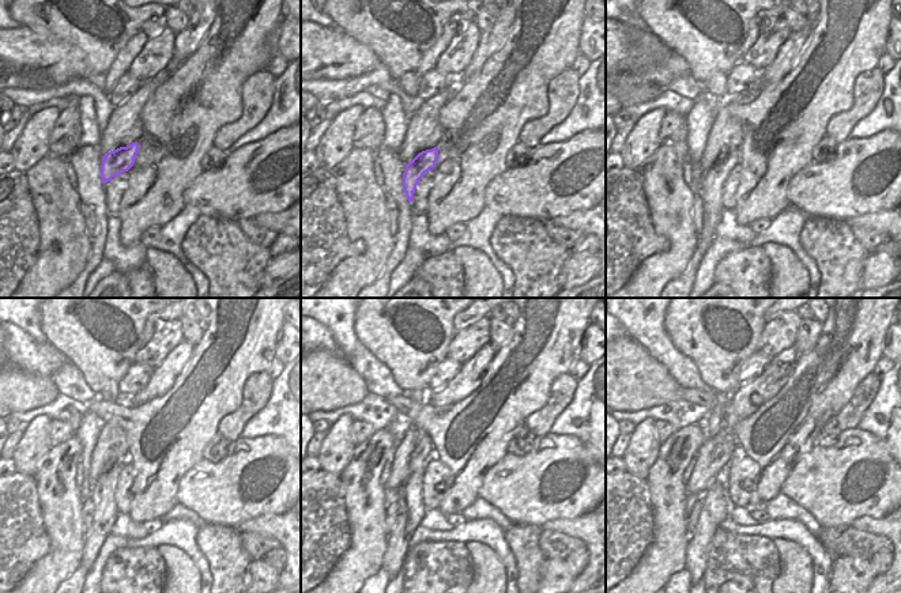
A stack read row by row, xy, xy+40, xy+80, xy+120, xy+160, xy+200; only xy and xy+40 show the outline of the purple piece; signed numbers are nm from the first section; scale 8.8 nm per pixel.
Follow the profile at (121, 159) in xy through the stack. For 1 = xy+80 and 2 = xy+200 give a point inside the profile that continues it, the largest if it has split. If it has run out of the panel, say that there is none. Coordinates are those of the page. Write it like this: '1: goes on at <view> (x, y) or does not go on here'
1: goes on at xy+80 (711, 192)
2: goes on at xy+200 (716, 507)

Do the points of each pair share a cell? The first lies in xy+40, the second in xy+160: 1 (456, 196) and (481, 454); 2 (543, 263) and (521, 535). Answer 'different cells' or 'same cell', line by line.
1: same cell
2: same cell

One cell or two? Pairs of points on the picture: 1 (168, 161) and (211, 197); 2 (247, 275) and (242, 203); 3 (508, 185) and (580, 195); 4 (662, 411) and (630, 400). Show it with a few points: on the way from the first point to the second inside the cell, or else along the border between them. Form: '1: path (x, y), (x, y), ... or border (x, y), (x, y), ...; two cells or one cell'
1: border (202, 170), (184, 191), (183, 204); two cells
2: border (204, 214), (229, 216), (236, 221); two cells
3: path (526, 191), (551, 191), (558, 197), (562, 197); one cell
4: border (683, 399), (621, 412); two cells

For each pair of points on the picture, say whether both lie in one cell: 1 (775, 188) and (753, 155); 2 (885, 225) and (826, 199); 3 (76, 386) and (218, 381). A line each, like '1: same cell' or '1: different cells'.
1: same cell
2: different cells
3: different cells

